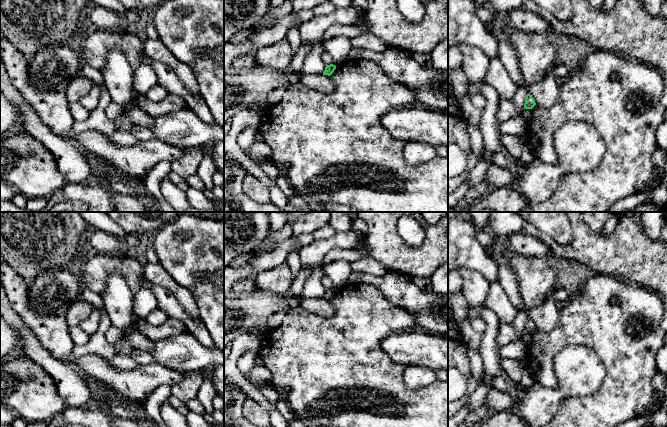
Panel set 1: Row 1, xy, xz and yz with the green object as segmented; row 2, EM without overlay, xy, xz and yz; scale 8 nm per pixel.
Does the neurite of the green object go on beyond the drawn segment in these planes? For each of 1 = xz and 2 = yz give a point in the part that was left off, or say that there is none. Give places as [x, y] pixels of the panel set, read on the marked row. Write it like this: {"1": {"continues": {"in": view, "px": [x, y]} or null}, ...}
{"1": {"continues": null}, "2": {"continues": null}}

